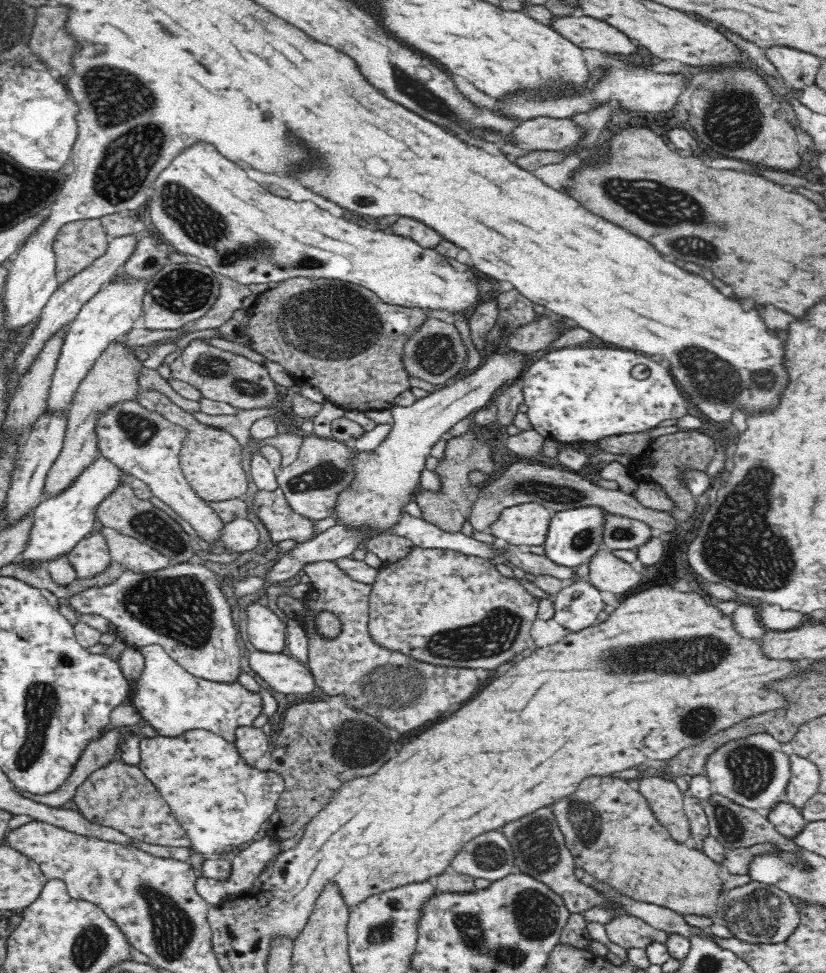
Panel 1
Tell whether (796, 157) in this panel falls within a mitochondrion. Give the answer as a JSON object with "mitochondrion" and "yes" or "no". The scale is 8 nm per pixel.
{"mitochondrion":"no"}

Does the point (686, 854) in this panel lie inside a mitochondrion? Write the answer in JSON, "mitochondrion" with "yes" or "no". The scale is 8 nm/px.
{"mitochondrion":"no"}

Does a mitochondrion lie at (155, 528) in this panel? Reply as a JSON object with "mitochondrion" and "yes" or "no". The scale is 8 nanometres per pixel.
{"mitochondrion":"yes"}

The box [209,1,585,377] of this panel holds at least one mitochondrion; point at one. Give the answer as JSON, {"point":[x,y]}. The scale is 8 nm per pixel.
{"point":[331,323]}

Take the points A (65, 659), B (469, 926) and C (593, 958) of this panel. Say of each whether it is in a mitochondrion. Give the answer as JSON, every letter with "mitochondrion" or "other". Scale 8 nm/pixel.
{"A":"mitochondrion","B":"mitochondrion","C":"other"}

